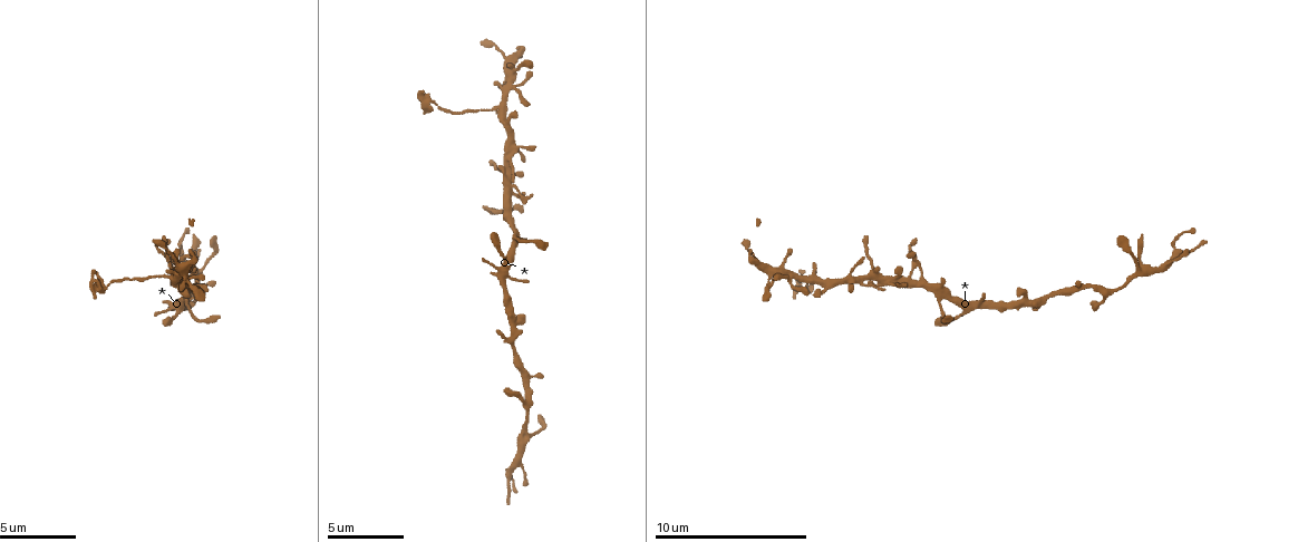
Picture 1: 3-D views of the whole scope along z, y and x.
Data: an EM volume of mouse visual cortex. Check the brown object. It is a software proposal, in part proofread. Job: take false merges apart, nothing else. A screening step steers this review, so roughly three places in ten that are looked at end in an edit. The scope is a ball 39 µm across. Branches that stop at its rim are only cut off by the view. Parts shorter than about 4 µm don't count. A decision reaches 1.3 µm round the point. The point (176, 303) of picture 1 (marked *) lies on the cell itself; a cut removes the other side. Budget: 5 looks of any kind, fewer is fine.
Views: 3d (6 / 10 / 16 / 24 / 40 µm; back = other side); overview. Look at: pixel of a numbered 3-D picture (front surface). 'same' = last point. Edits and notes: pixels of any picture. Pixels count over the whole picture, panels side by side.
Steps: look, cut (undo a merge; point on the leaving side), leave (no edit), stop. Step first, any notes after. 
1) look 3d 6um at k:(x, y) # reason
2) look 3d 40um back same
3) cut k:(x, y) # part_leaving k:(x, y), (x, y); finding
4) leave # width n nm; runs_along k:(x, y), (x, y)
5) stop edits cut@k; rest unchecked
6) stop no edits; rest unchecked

look 3d 10um at 1:(910, 272) # four-way junction

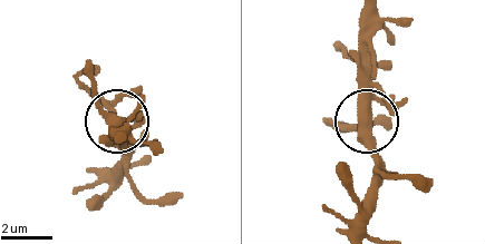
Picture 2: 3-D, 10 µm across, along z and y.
look 3d 10um back same

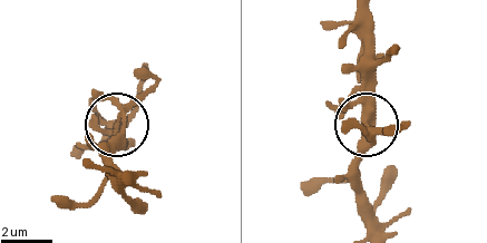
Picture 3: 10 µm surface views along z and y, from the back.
leave # one cell here

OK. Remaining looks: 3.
look 3d 6um at 1:(811, 279) # thin arm on a thick one

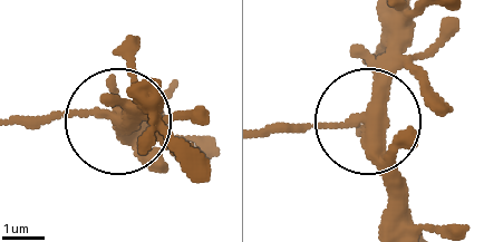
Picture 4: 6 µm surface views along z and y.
cut 4:(17, 122) # width 340 nm; part_leaving 4:(74, 114), (13, 117); two cells meet here

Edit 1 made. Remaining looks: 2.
look overview

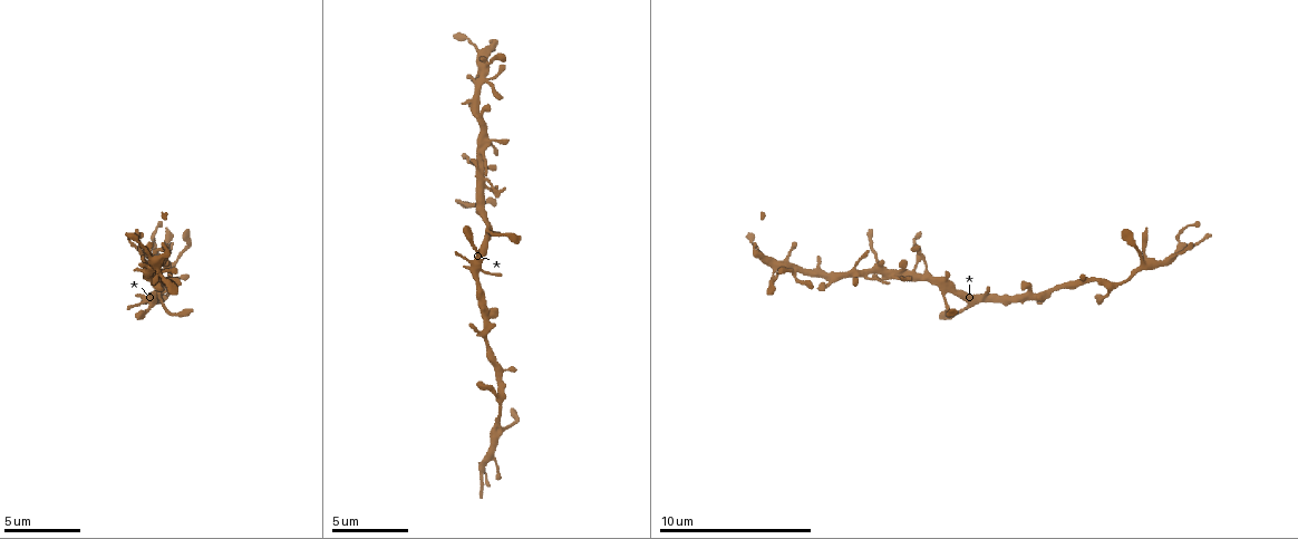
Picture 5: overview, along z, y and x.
look 3d 10um at 5:(499, 410) # thin neck

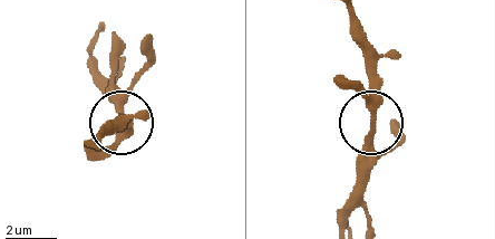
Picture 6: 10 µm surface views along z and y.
leave # runs_along 6:(355, 19), (367, 57), (374, 121), (369, 170); continuous, no second cell

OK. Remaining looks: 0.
stop edits cut@4; rest unchecked

